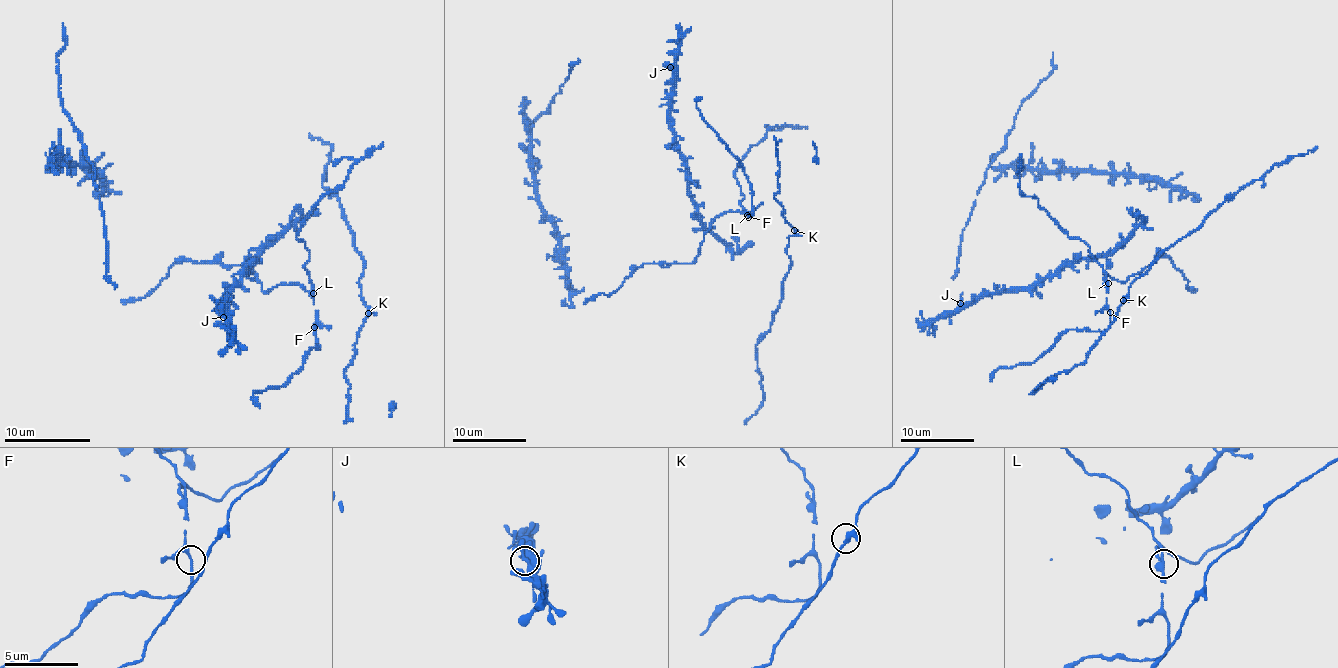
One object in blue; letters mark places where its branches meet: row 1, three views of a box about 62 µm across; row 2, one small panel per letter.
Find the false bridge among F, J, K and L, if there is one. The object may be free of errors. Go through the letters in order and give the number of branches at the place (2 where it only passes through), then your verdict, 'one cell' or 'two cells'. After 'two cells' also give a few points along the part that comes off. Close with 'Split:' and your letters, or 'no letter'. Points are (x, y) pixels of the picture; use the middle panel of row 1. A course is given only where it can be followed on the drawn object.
F: branches 3; one cell
J: branches 3; one cell
K: branches 3; one cell
L: branches 3; two cells; course (748, 215), (741, 204), (744, 197), (733, 175), (737, 163), (774, 127), (807, 128)
Split: L

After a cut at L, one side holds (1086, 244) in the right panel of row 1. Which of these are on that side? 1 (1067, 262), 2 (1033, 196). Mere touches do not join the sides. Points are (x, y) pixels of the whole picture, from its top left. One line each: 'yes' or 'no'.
1: no
2: yes

